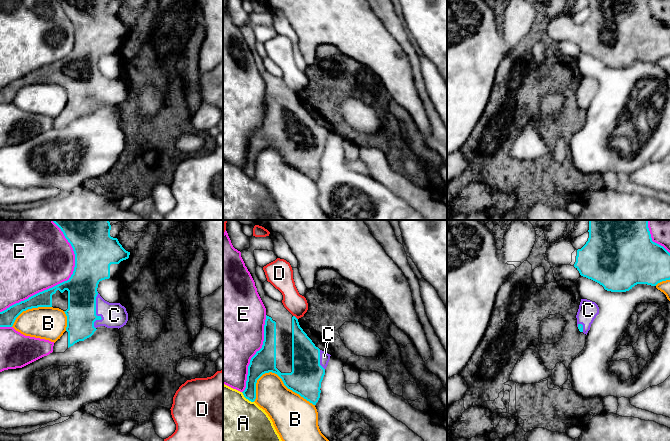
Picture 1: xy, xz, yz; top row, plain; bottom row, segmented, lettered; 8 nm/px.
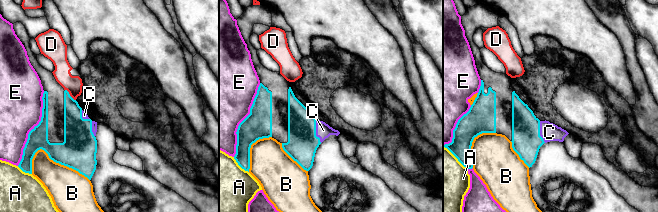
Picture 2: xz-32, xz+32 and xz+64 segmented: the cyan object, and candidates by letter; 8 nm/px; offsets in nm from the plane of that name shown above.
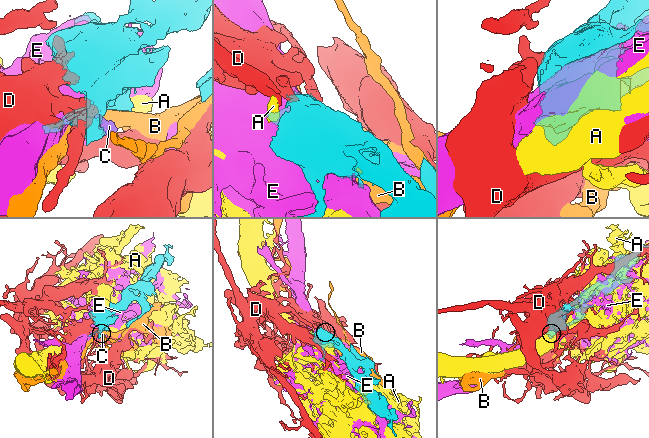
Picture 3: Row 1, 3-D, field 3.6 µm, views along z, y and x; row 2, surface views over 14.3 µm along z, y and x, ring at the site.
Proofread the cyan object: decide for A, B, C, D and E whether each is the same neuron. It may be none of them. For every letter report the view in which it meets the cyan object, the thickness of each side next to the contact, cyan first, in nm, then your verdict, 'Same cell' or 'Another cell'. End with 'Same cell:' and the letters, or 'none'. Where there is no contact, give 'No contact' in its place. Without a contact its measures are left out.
A: Touches cyan in xz. Thickness 140 nm (cyan) against 480 nm. Another cell
B: Touches cyan in xz. Thickness 260 nm (cyan) against 320 nm. Another cell
C: Touches cyan in xy. Thickness 240 nm (cyan) against 200 nm. Same cell
D: Touches cyan in xz. Thickness 180 nm (cyan) against 170 nm. Another cell
E: Touches cyan in xy. Thickness 240 nm (cyan) against 480 nm. Another cell
Same cell: C

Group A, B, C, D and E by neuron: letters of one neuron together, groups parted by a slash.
A / B / C / D / E

